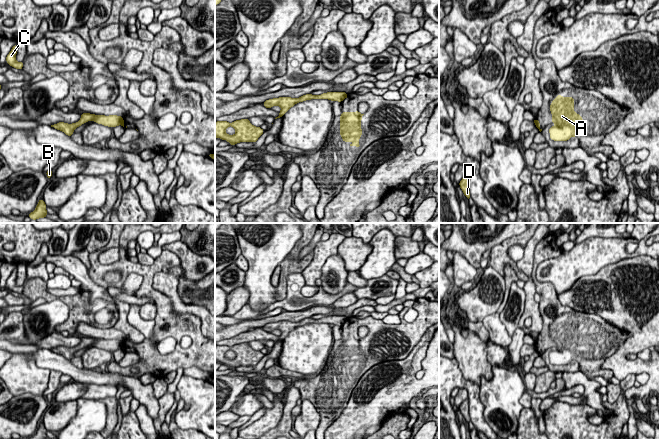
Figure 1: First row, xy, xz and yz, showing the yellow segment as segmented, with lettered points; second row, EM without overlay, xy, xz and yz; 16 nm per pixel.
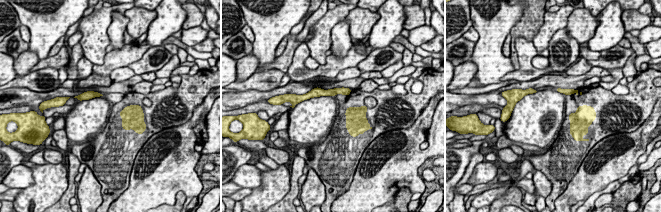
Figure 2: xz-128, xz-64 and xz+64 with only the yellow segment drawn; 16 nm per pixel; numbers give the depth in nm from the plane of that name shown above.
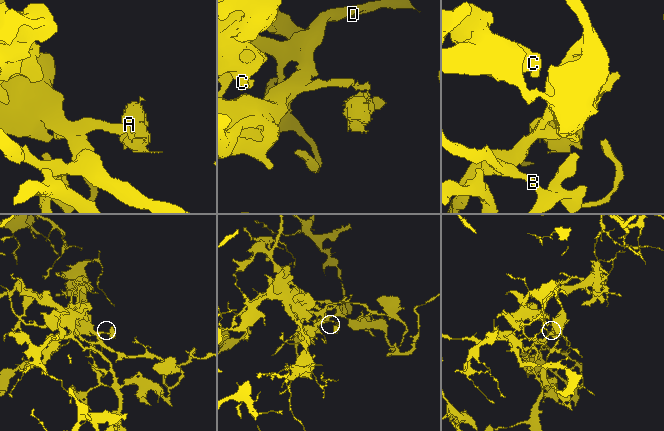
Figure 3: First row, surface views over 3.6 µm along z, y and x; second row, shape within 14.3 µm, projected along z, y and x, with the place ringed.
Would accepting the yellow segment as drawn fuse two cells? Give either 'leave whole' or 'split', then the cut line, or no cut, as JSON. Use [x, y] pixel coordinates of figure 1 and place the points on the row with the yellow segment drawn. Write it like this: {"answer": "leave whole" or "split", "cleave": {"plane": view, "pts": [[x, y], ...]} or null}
{"answer": "split", "cleave": {"plane": "xy", "pts": [[122, 119], [120, 124]]}}

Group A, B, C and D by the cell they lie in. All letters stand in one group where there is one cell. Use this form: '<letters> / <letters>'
A / B C D

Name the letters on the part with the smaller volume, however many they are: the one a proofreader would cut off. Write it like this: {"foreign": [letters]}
{"foreign": ["A"]}

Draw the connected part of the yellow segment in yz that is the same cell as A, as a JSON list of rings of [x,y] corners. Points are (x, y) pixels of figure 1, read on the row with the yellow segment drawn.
[[[557,95],[550,104],[550,112],[552,113],[552,123],[556,124],[555,126],[549,128],[551,140],[567,141],[573,136],[578,137],[579,131],[586,131],[586,121],[583,121],[582,116],[574,112],[573,97],[563,97],[562,95]]]

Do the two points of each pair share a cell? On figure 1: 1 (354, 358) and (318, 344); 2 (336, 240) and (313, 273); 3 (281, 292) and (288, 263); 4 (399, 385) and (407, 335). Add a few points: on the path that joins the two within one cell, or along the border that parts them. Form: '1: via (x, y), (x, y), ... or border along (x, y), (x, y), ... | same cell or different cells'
1: border along (333, 343), (328, 358), (319, 370) | different cells
2: via (328, 248), (319, 257), (316, 265) | same cell
3: via (282, 285), (283, 274), (286, 270) | same cell
4: border along (419, 341), (404, 358), (380, 362) | different cells

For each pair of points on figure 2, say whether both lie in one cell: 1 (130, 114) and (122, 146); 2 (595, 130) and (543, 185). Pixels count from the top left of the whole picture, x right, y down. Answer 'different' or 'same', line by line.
1: same
2: different

